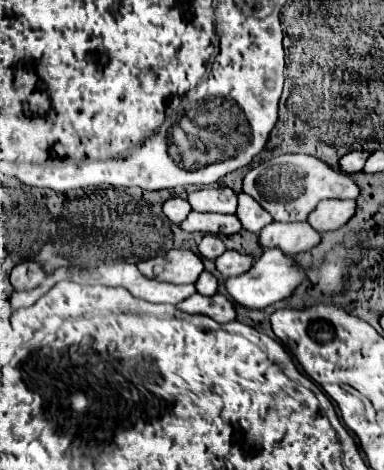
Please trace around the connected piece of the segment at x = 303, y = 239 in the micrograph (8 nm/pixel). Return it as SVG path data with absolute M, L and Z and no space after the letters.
M271 222L259 232L261 248L281 248L287 256L305 252L317 246L321 240L319 232L315 232L307 222Z

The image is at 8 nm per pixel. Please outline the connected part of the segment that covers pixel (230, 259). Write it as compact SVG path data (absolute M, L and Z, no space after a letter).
M227 250L225 254L221 254L217 260L215 260L215 266L217 270L229 278L229 276L239 276L243 272L247 272L251 268L251 264L255 262L253 256L245 256L245 254L239 254L235 250Z

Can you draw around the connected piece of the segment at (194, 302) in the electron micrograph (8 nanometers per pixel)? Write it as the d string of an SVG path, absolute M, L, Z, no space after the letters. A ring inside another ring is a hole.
M193 294L187 300L179 302L175 308L183 310L187 314L205 314L219 324L227 324L227 322L235 320L233 302L227 296L221 296L221 294L215 294L215 296Z

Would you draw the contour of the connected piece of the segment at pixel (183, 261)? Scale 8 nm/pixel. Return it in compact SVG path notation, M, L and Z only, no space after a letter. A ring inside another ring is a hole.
M169 250L165 256L137 262L143 276L171 282L171 284L193 284L203 272L203 260L191 250Z

